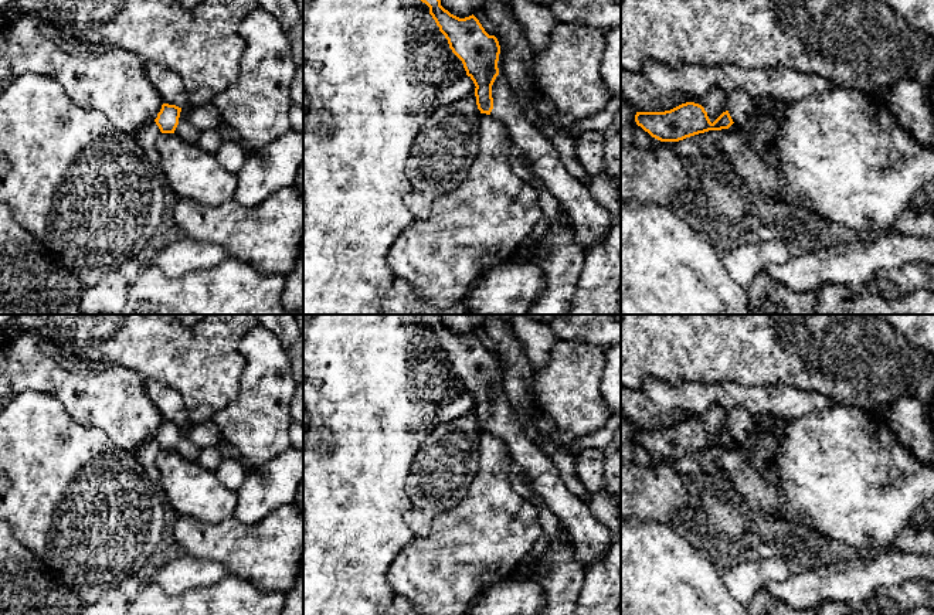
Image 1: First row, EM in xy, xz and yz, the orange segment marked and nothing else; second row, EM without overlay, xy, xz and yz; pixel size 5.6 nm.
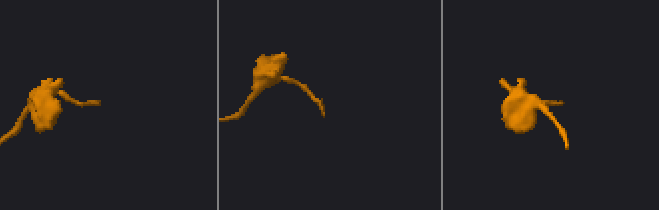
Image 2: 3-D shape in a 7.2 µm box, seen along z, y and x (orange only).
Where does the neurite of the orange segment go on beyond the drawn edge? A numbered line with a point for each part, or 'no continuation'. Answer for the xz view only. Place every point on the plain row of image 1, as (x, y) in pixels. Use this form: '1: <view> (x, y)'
1: xz (590, 537)

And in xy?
1: xy (186, 448)

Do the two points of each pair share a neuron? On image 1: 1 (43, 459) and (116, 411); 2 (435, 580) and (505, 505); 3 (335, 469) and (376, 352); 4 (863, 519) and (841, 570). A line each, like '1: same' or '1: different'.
1: different
2: same
3: same
4: different

